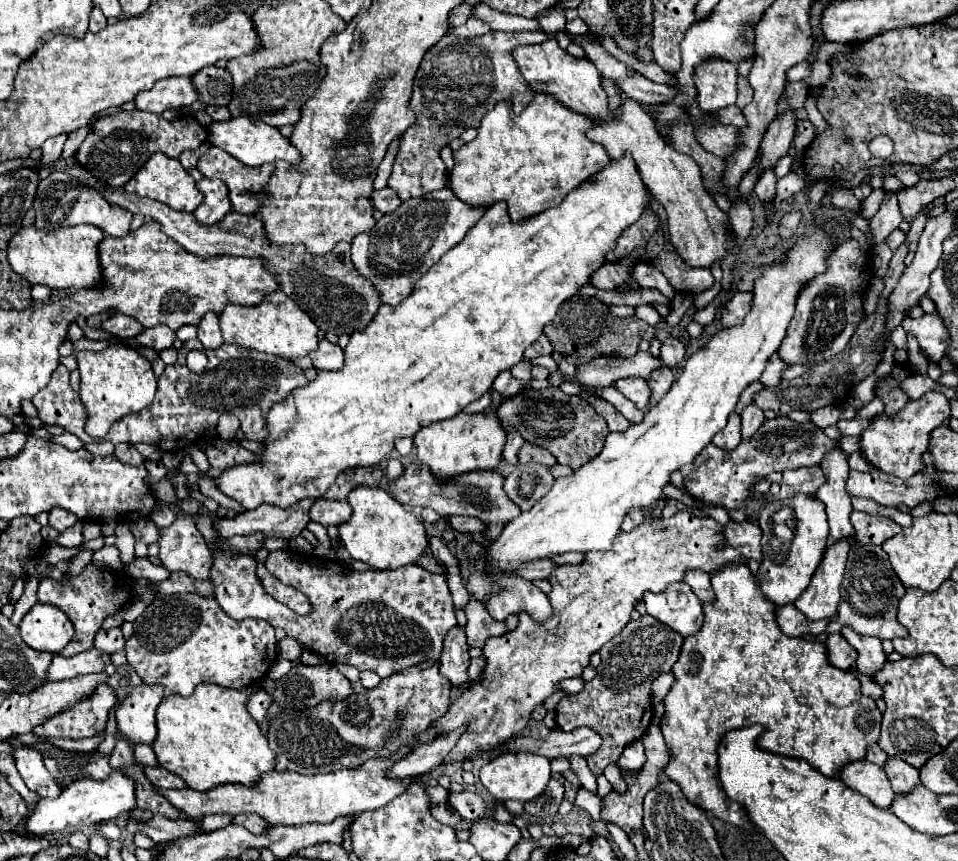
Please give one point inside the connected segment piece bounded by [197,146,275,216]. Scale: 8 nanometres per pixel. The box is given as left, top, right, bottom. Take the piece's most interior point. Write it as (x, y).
(245, 184)

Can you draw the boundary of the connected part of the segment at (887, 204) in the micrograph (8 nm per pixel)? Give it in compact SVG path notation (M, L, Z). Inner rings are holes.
M891 192L883 198L879 212L869 220L875 244L883 242L901 224L901 220L903 220L903 216L901 216L901 208L897 202L897 194Z

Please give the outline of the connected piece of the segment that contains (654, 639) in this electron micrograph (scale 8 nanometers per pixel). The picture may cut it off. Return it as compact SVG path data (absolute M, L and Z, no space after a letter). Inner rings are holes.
M651 616L631 620L621 634L599 650L603 664L597 666L597 676L591 682L585 682L579 694L559 700L555 708L555 722L563 732L587 726L603 738L601 748L593 756L587 756L588 767L596 777L603 774L605 766L619 760L627 744L639 740L647 732L653 718L651 682L671 670L679 658L681 644L681 634Z

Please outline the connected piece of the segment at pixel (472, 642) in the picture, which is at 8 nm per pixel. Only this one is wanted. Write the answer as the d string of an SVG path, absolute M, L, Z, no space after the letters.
M473 596L469 598L469 602L465 604L465 614L467 614L467 644L469 646L477 646L483 648L485 640L491 636L503 636L509 630L513 630L517 626L517 618L509 616L509 620L493 620L489 616L489 612L485 610L485 606L477 600L473 600Z

